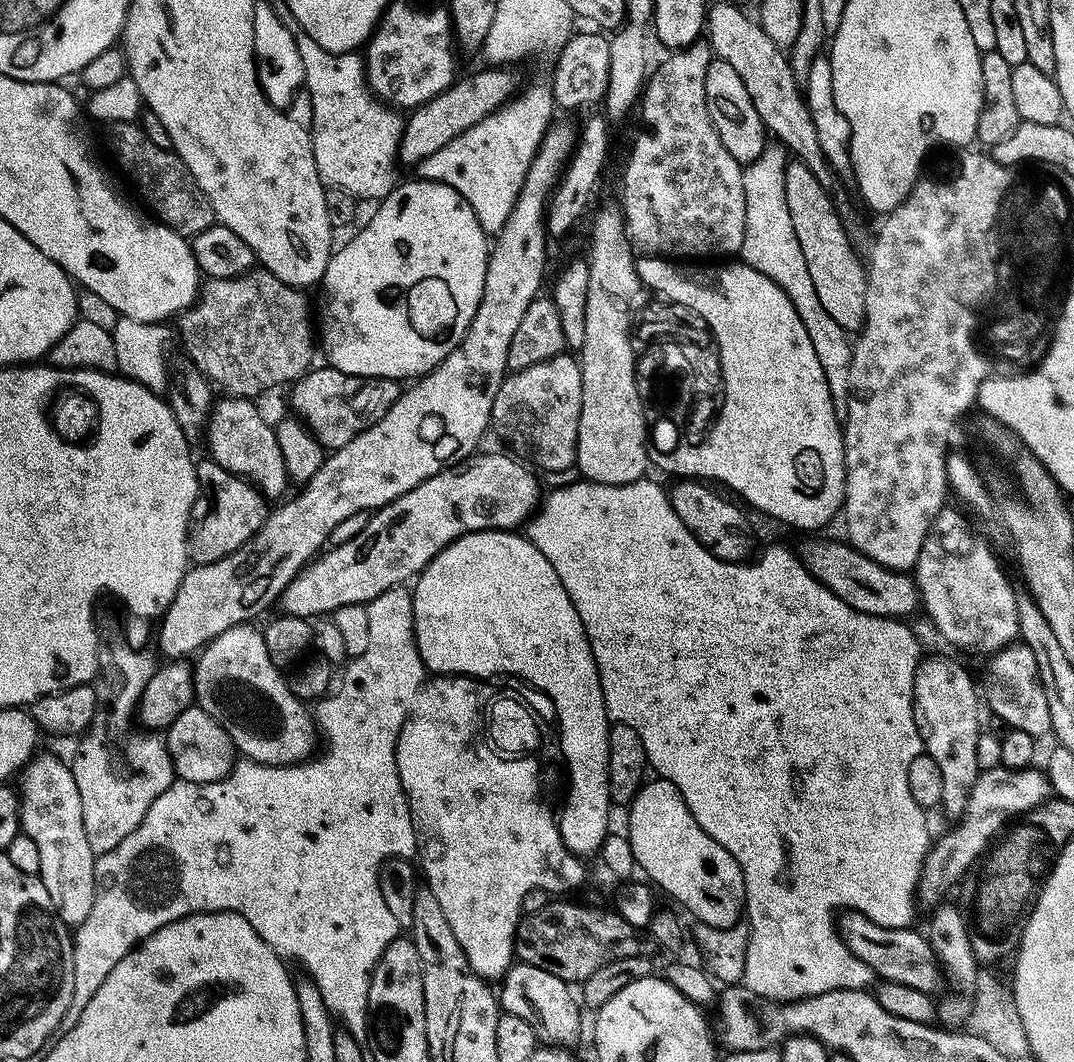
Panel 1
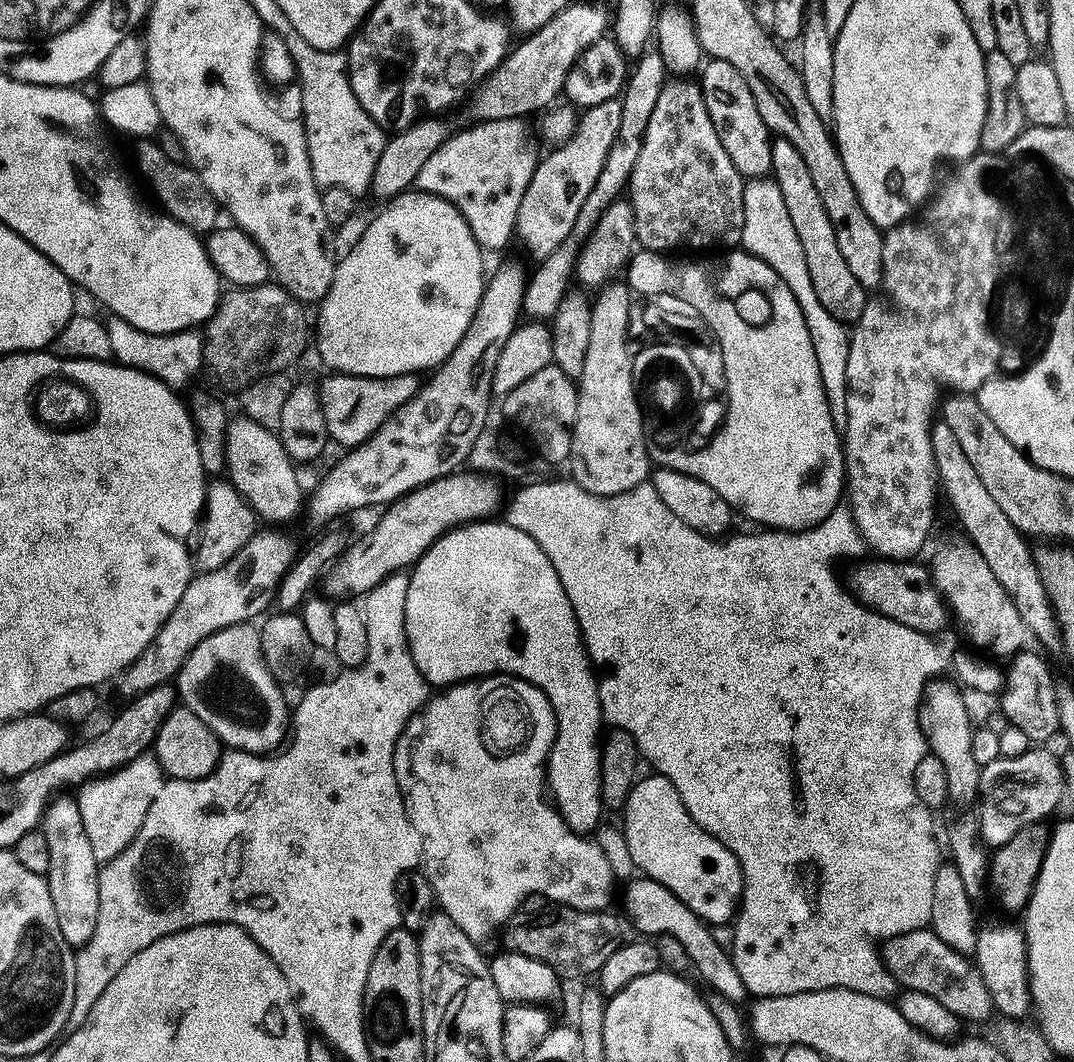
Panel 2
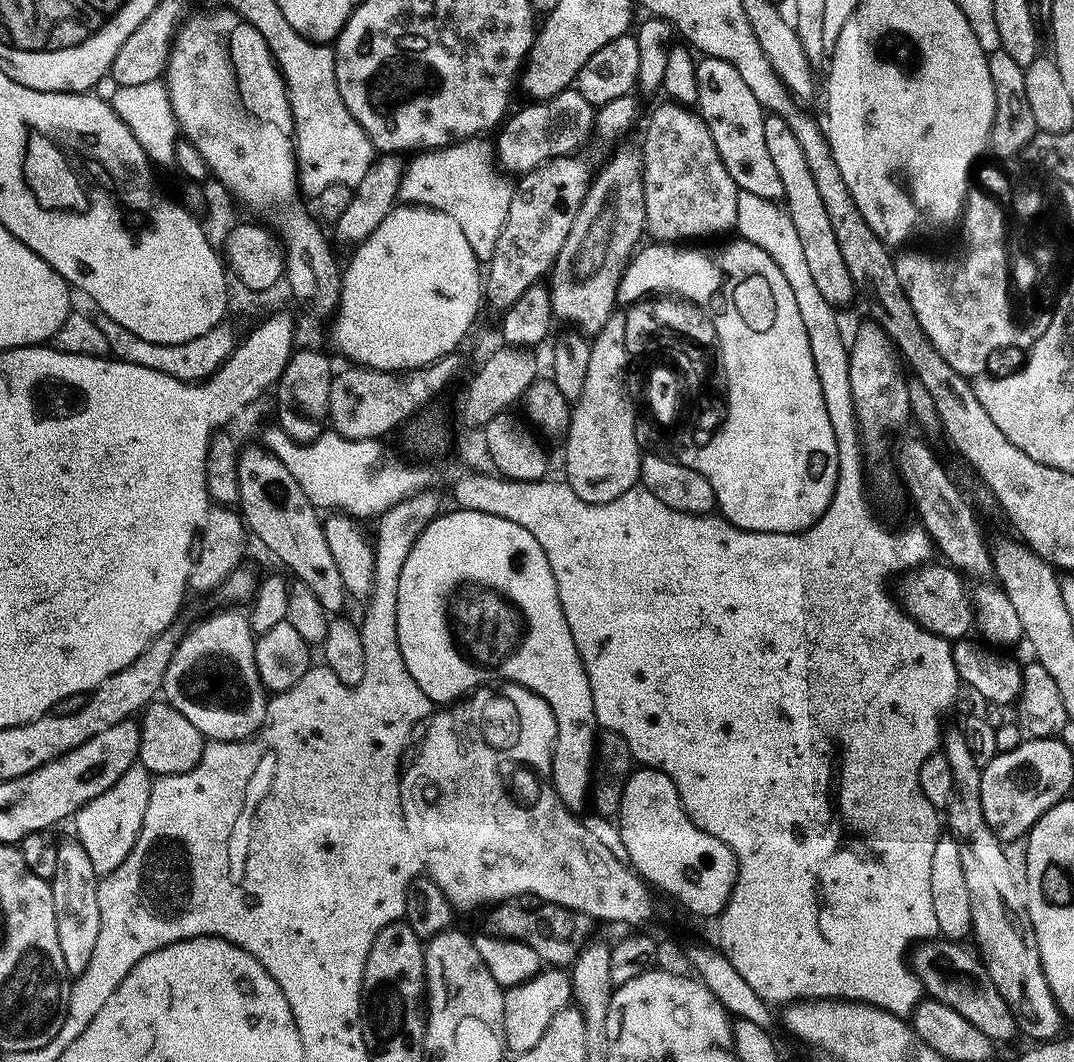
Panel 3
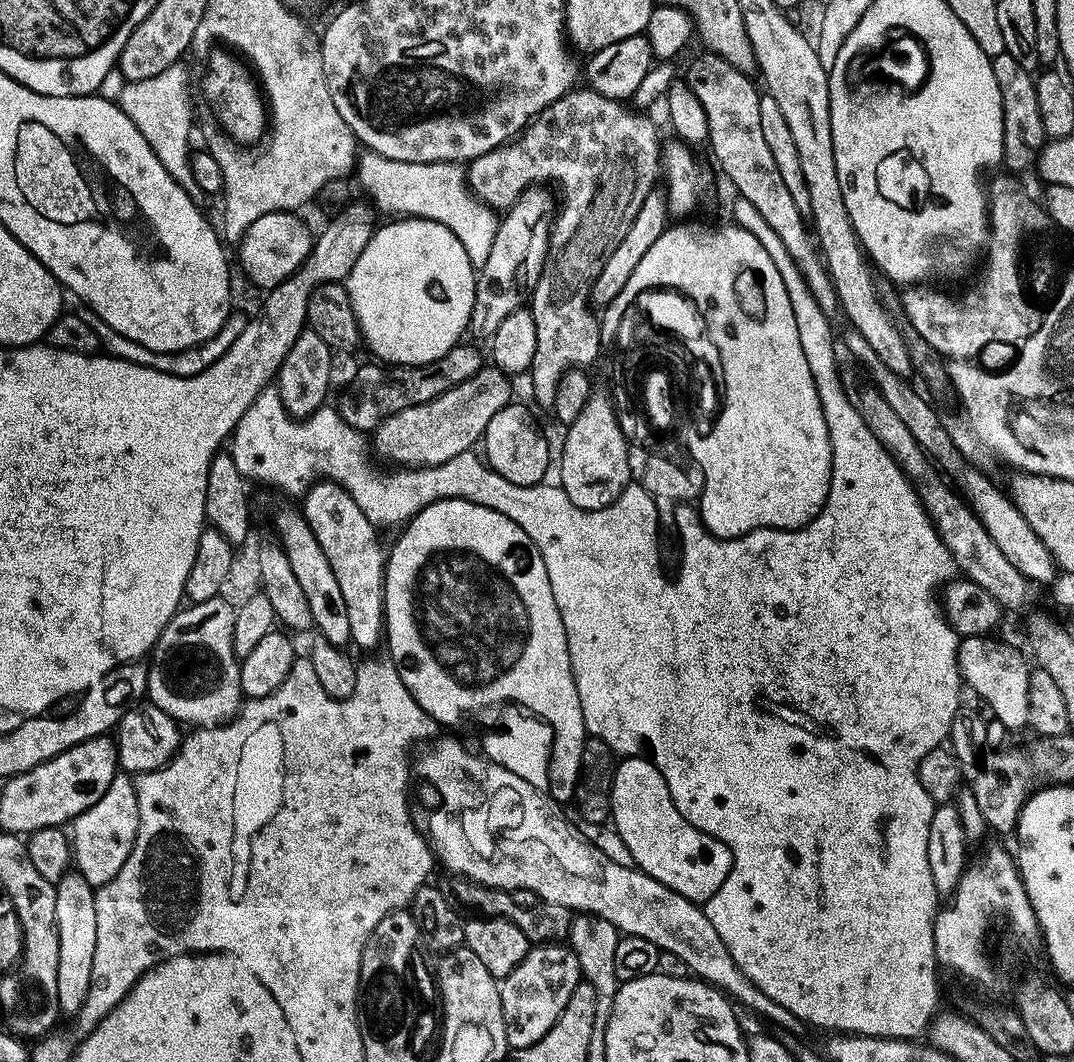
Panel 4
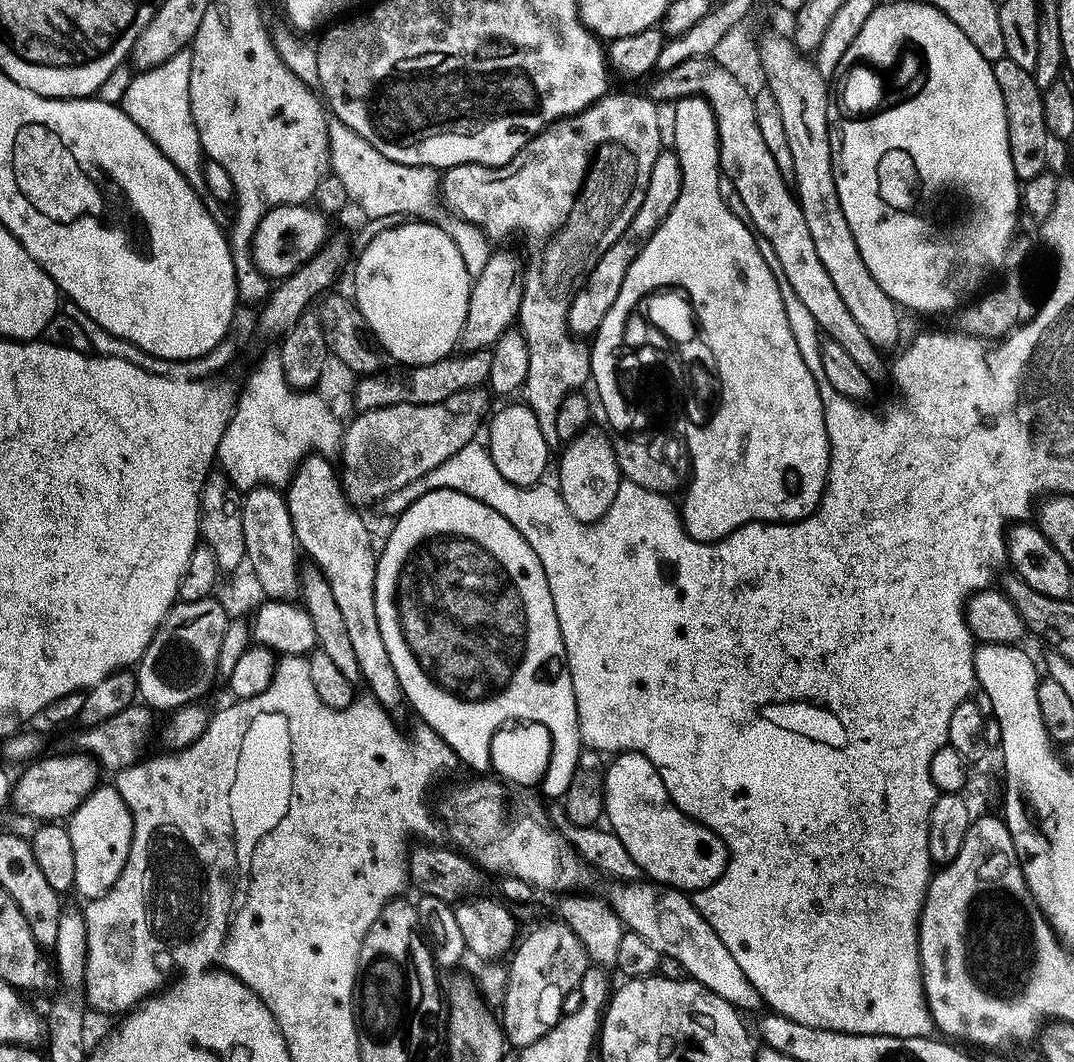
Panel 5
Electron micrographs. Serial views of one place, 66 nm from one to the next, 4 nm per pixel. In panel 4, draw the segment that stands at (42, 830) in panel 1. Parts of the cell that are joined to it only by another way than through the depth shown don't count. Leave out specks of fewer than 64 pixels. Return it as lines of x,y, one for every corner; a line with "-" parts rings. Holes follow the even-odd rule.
69,871
56,885
58,894
58,998
65,1017
79,1017
90,992
90,978
94,974
94,953
98,951
97,889
91,888
79,871

